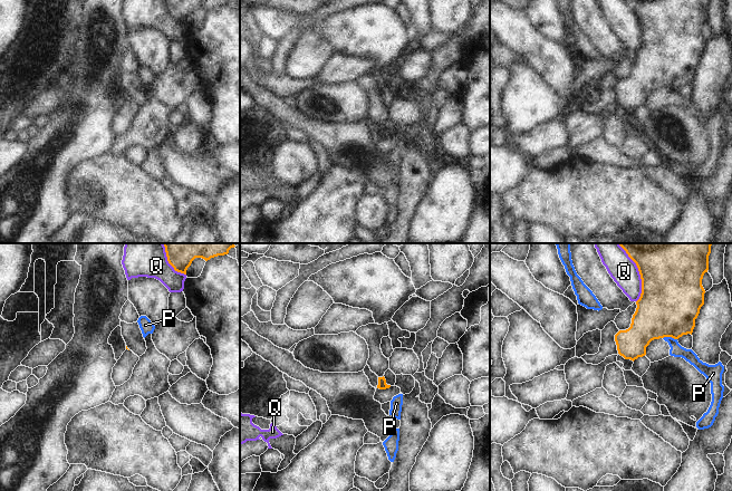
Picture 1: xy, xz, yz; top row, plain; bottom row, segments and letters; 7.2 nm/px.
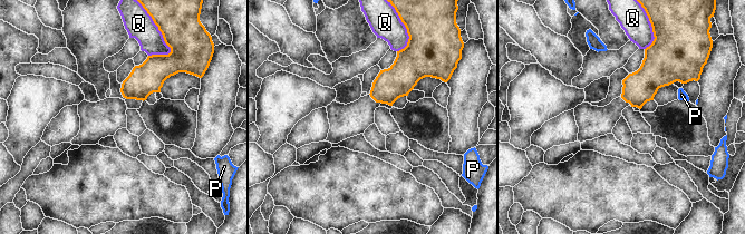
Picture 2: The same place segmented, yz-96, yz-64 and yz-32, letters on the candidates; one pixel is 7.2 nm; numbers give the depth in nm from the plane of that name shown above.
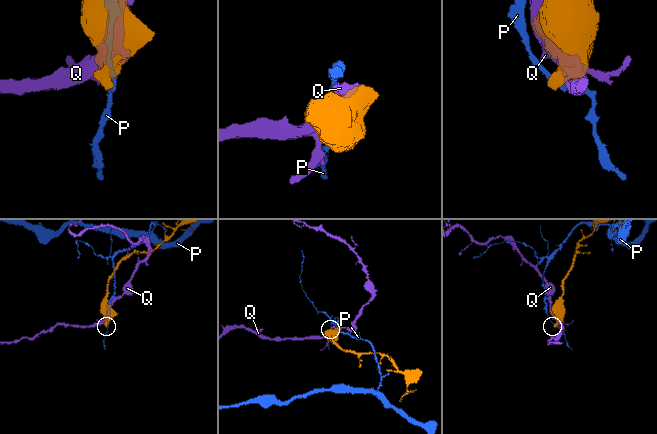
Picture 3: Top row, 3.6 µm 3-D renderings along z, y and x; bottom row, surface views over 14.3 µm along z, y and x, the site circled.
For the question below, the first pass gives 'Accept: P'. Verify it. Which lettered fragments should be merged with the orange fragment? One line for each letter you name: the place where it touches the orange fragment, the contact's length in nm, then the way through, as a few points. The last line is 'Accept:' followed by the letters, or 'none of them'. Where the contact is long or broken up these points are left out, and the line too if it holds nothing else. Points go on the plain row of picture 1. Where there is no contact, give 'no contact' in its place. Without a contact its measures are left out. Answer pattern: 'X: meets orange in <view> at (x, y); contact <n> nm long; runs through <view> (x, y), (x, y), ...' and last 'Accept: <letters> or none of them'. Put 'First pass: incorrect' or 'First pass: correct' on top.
First pass: incorrect
Accept: none of them

